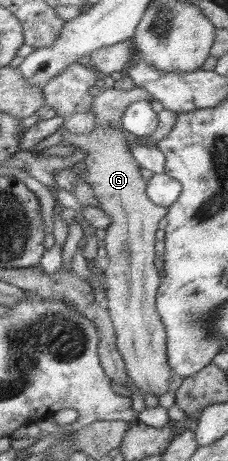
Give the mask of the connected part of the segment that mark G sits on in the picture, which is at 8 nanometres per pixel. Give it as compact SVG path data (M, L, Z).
M136 85L130 90L102 88L98 95L94 95L92 103L97 118L95 129L89 135L74 135L60 129L58 133L62 141L87 152L83 162L87 168L87 181L98 198L100 208L110 216L104 239L108 253L102 268L106 286L103 304L114 325L117 351L125 363L128 377L140 394L160 397L170 391L174 375L167 358L167 333L156 311L155 299L160 287L160 275L154 264L155 235L168 208L156 205L148 197L146 181L127 147L131 137L121 127L124 111L138 101L151 102L150 92Z

